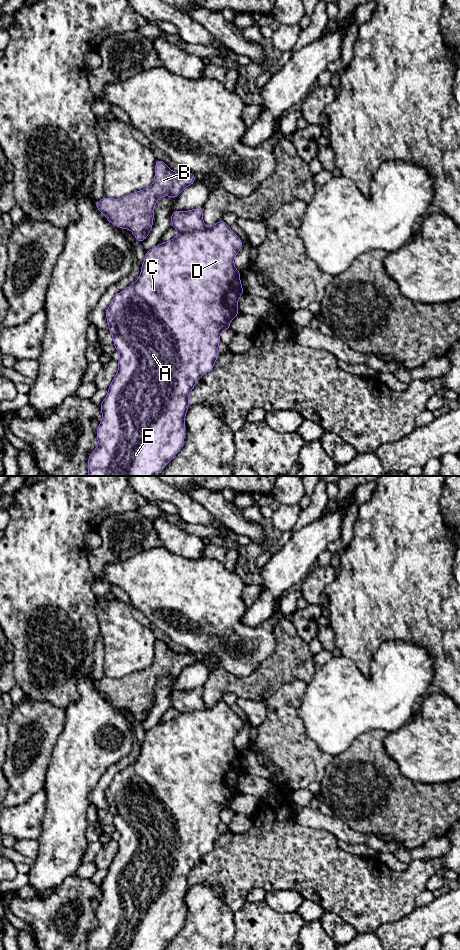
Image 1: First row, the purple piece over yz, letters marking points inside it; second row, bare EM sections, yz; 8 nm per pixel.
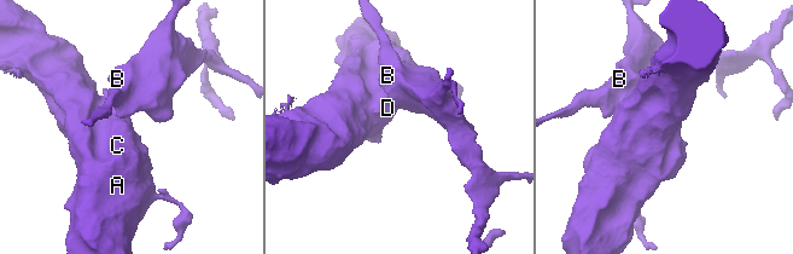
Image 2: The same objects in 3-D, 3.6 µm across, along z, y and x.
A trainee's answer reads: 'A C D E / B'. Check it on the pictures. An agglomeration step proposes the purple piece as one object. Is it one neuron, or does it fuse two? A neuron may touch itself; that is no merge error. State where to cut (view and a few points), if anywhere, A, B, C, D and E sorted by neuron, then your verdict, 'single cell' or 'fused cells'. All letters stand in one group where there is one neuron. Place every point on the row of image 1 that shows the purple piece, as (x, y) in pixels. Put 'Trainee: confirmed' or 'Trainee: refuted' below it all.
cut in yz along (204, 227), (198, 230), (179, 233); A C D E / B; fused cells
Trainee: confirmed

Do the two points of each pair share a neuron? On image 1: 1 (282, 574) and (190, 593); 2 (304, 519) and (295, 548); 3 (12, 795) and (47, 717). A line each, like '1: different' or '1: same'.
1: different
2: different
3: same

